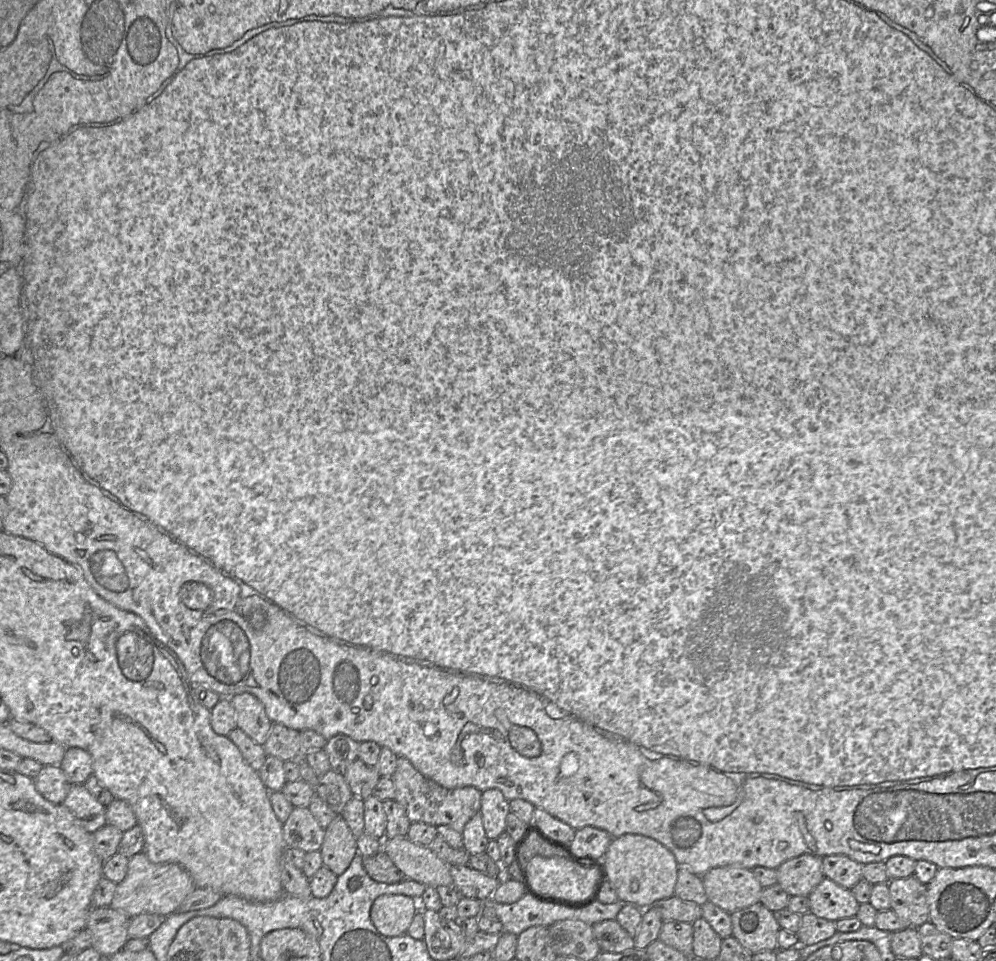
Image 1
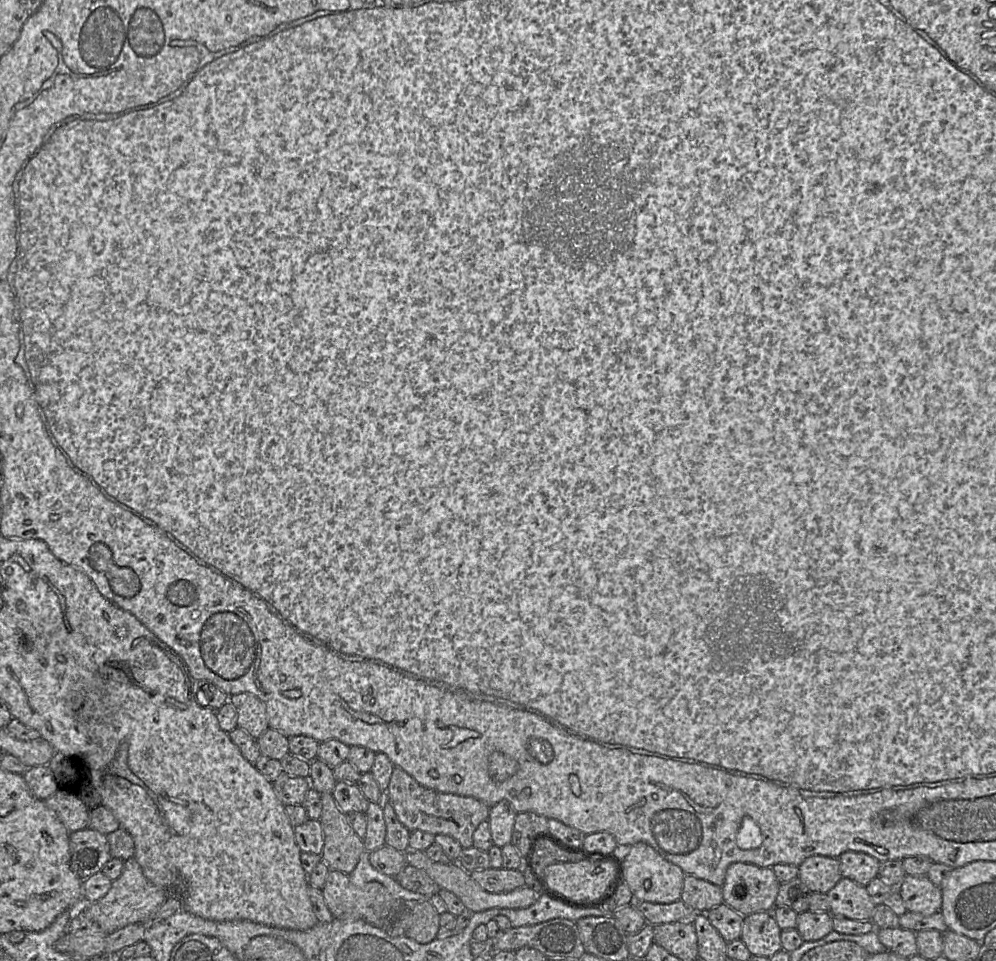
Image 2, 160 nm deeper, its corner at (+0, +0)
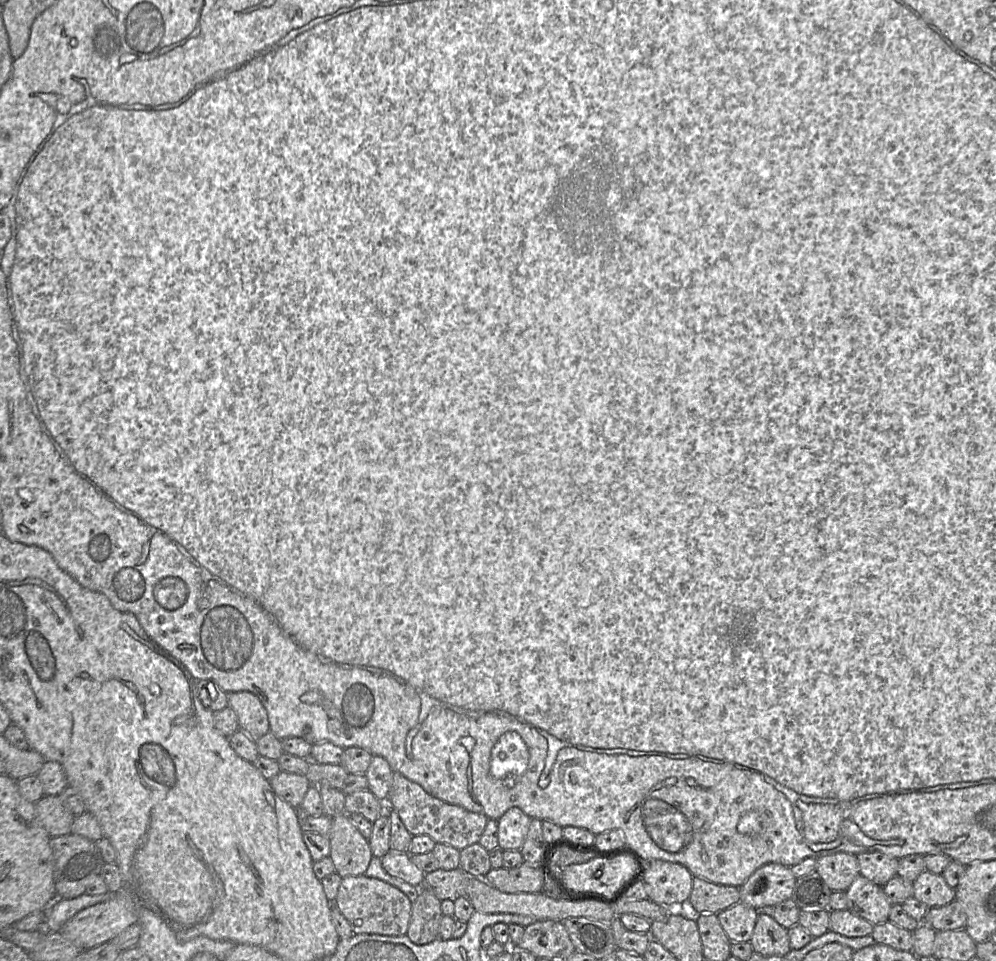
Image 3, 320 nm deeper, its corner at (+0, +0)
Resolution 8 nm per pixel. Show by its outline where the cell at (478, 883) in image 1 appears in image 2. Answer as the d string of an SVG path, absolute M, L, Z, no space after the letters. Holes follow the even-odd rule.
M489 868L470 873L472 879L485 891L492 894L508 893L526 885L520 870Z

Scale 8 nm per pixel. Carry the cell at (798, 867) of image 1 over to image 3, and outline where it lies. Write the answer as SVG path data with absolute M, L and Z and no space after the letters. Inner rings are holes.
M838 852L817 858L816 872L832 891L846 891L859 875L857 857Z

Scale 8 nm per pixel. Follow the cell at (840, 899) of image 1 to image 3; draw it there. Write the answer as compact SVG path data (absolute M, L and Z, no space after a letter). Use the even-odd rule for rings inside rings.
M858 875L845 892L847 910L873 925L888 921L892 904L881 886Z

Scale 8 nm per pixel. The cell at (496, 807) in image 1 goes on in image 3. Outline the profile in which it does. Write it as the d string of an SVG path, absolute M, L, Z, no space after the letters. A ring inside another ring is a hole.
M513 807L497 820L501 850L520 850L528 833L531 818L520 808Z

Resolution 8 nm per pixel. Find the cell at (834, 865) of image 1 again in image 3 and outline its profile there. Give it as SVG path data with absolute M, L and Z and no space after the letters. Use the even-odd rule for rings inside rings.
M879 851L862 852L857 856L859 875L883 887L897 875L899 860Z

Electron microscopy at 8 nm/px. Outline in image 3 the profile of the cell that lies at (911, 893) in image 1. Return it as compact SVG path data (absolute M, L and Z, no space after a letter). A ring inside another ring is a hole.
M925 870L913 881L913 897L929 908L942 907L955 900L955 889L946 883L942 875Z

